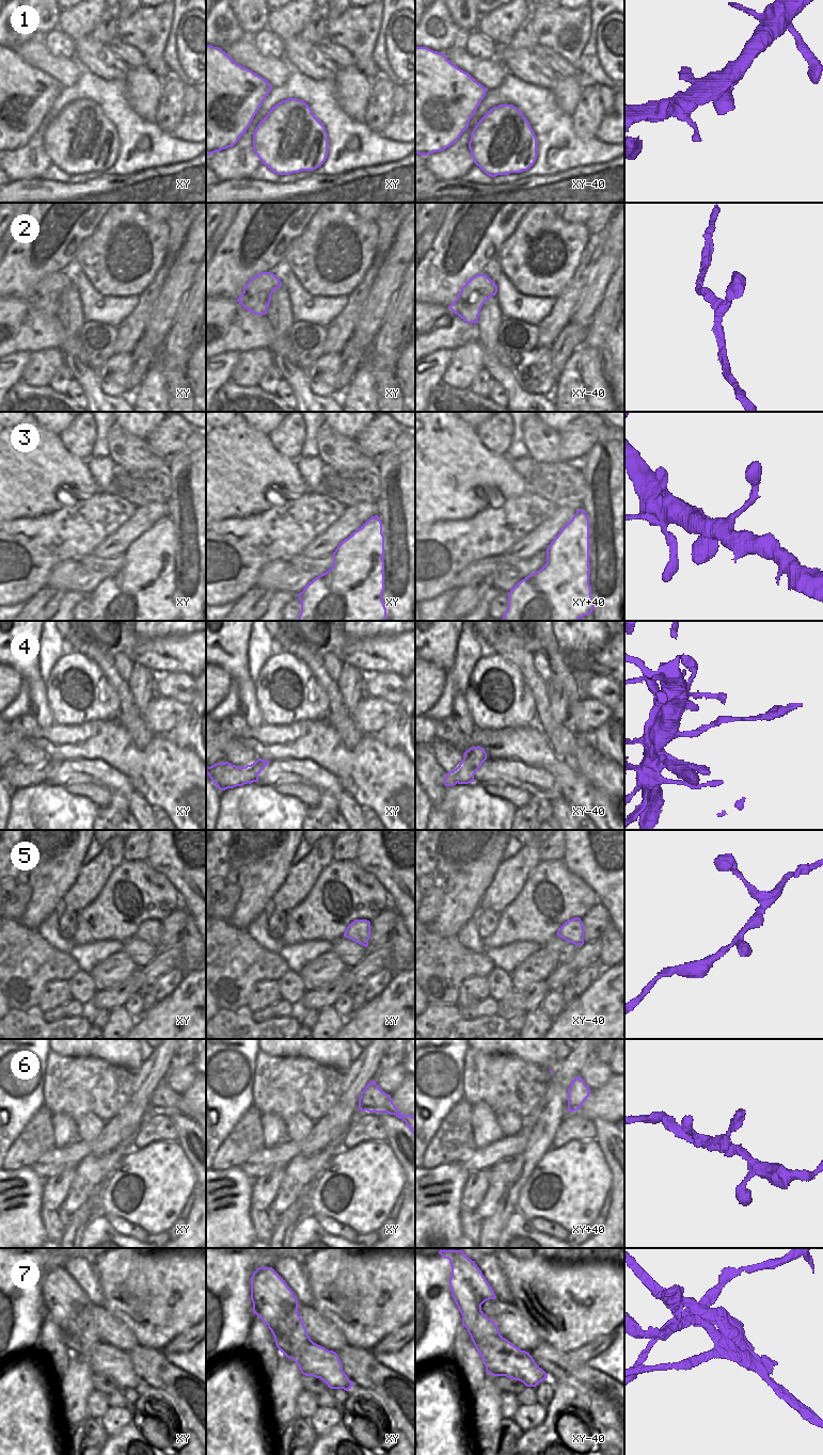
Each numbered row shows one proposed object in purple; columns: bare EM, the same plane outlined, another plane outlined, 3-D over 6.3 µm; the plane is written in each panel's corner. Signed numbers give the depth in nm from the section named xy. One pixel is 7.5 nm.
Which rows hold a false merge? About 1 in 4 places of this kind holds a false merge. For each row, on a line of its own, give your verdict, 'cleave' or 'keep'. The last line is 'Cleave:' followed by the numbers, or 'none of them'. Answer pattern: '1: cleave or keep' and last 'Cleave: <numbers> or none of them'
1: keep
2: keep
3: keep
4: cleave
5: keep
6: keep
7: cleave
Cleave: 4, 7

